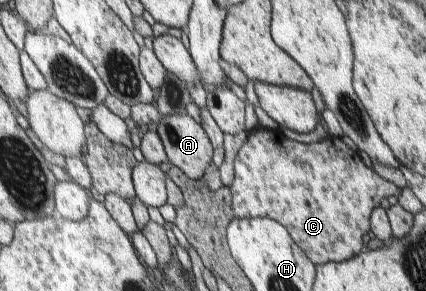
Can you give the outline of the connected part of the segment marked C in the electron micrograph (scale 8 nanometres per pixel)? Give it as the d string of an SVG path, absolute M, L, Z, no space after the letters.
M259 127L251 132L239 148L233 162L235 176L231 186L235 217L271 217L289 229L297 244L318 266L341 262L357 256L368 246L363 245L365 234L372 230L372 214L387 196L399 196L401 189L383 180L368 168L358 150L345 138L327 136L322 141L305 144L287 139L280 130Z

